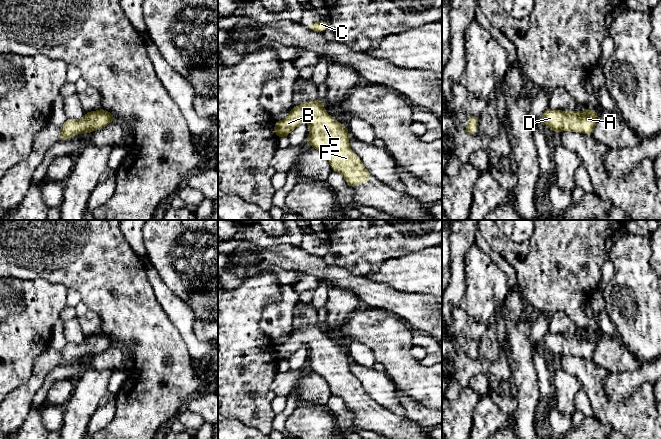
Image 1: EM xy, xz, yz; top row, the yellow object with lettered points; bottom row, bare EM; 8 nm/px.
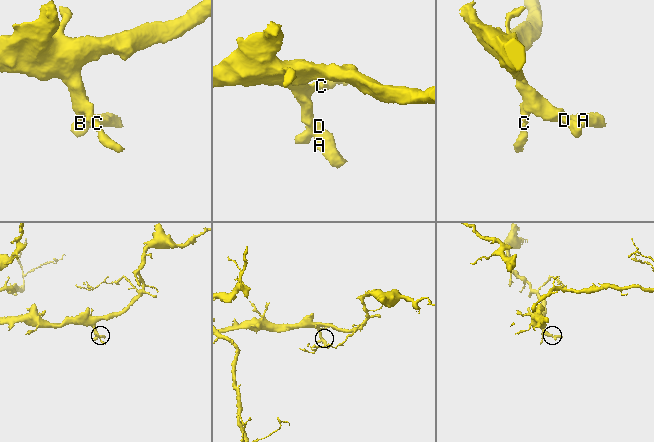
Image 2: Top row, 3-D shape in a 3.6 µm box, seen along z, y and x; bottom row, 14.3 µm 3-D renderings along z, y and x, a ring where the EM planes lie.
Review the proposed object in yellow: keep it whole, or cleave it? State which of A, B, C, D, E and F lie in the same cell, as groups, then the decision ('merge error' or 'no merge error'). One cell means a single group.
A B C D E F | no merge error

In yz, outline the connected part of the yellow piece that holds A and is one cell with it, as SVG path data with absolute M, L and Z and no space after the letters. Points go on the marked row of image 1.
M547 108L541 120L555 133L561 131L593 134L599 113L594 110L552 110Z

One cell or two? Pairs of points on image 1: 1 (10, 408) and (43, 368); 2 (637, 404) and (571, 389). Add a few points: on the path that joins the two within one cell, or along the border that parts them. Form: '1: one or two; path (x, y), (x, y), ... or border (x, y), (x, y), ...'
1: one; path (20, 398), (34, 384), (37, 378)
2: two; border (566, 372), (574, 375), (580, 381), (583, 389)

